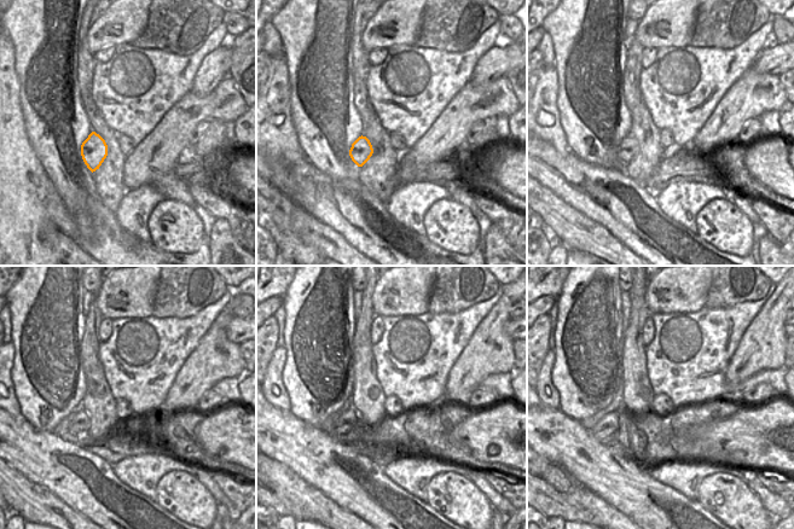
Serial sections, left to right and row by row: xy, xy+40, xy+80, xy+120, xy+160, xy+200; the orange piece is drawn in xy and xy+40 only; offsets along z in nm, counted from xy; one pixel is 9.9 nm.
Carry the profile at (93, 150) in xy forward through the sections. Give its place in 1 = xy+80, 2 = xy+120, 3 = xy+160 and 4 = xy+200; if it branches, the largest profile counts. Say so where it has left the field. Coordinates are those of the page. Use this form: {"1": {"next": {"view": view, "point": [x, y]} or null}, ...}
{"1": {"next": {"view": "xy+80", "point": [629, 147]}}, "2": {"next": {"view": "xy+120", "point": [77, 422]}}, "3": {"next": {"view": "xy+160", "point": [347, 420]}}, "4": {"next": {"view": "xy+200", "point": [606, 428]}}}

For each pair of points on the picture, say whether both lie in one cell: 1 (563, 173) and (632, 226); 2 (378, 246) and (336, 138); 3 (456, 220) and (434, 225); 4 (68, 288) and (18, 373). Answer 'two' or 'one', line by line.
1: one
2: two
3: one
4: one

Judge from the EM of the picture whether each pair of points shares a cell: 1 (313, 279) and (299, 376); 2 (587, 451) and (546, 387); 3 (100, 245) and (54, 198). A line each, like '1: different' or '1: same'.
1: same
2: different
3: same

